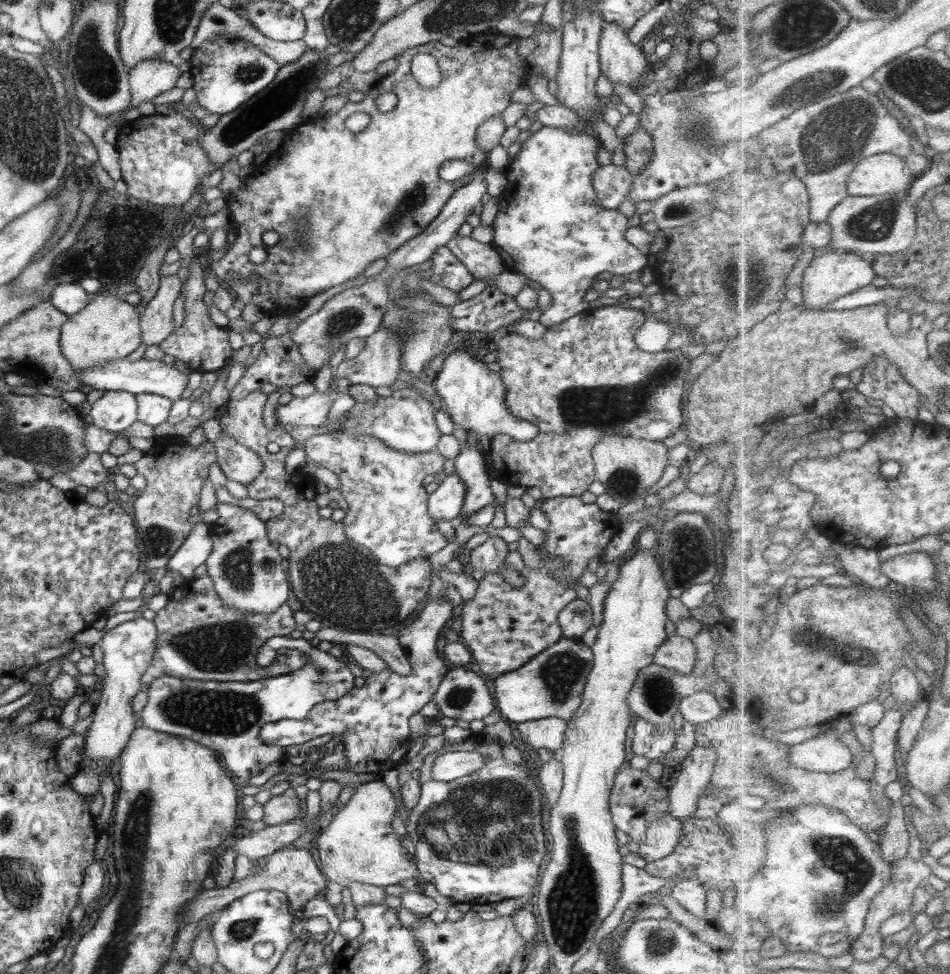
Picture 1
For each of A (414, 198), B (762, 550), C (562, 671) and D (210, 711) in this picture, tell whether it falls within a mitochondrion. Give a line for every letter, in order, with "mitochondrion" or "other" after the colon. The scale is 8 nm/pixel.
A: mitochondrion
B: other
C: mitochondrion
D: mitochondrion

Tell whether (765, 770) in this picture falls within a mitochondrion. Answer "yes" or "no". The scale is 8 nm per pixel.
yes

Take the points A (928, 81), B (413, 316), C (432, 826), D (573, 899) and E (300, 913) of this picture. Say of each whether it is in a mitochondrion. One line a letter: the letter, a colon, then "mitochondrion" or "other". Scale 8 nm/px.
A: mitochondrion
B: mitochondrion
C: mitochondrion
D: mitochondrion
E: other

